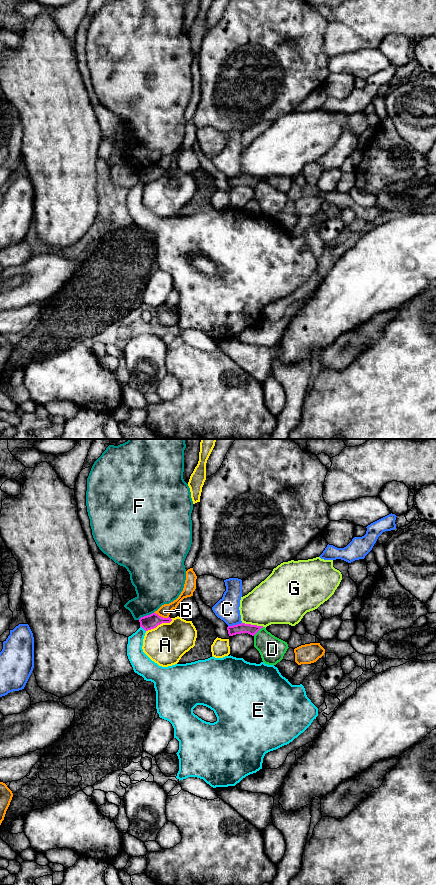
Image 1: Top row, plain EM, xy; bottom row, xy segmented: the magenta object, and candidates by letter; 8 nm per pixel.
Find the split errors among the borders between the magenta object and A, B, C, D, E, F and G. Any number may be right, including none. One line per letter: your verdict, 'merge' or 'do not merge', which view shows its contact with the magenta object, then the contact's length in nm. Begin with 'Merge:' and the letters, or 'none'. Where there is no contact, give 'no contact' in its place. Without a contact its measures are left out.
Merge: none
A: do not merge; contact in xy; length 240 nm
B: do not merge; contact in xy; length 130 nm
C: do not merge; contact in xy; length 120 nm
D: do not merge; contact in xy; length 110 nm
E: do not merge; contact in xy; length 60 nm
F: do not merge; contact in xy; length 140 nm
G: do not merge; contact in xy; length 180 nm

